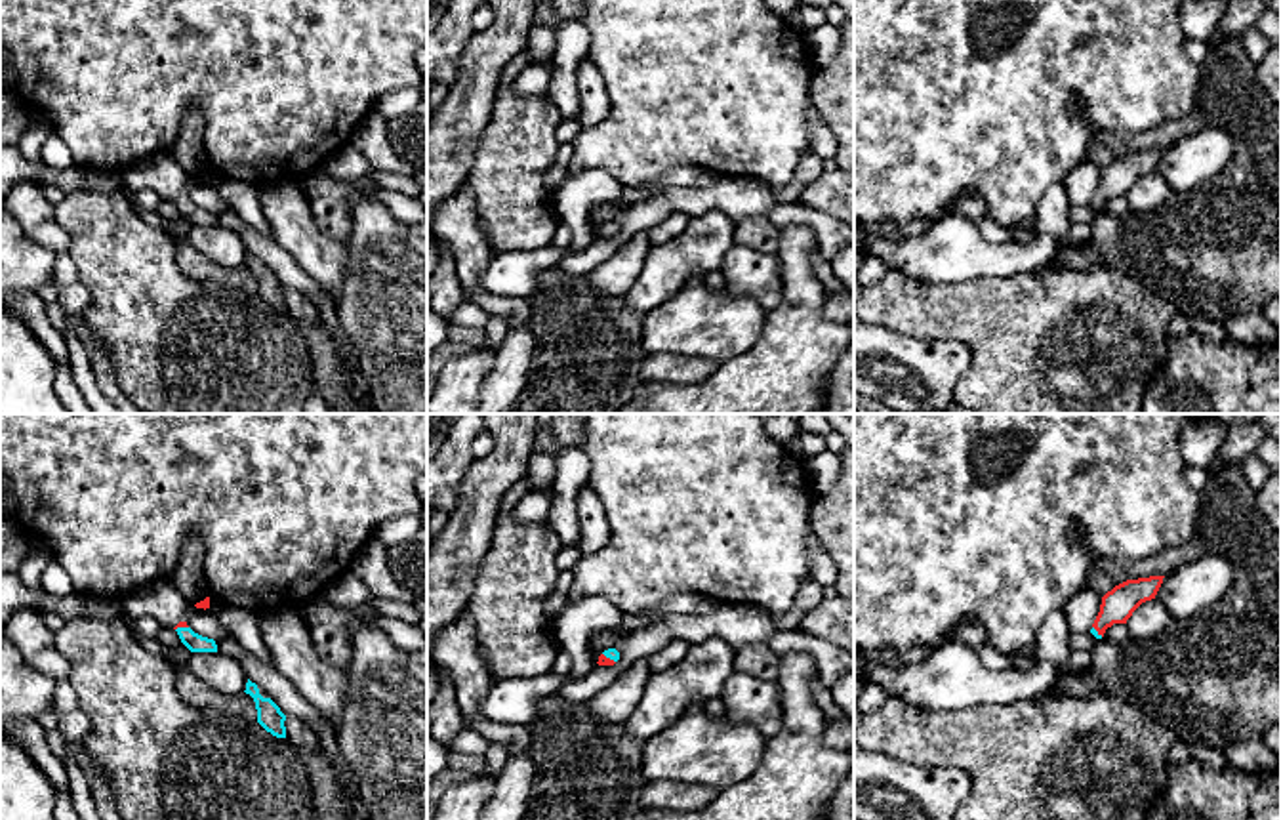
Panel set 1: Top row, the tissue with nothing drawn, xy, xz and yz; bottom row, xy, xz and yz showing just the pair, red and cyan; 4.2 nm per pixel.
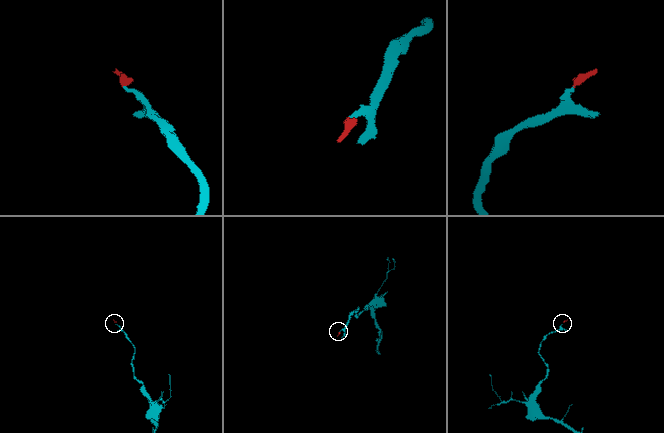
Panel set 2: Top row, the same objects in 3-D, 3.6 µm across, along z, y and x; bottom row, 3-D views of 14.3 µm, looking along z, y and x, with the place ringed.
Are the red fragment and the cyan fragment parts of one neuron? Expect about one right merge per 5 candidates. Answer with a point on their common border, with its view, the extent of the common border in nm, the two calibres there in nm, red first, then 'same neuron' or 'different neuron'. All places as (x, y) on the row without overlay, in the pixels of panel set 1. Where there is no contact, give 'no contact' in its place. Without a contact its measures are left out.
xy (182, 199) | 60 nm | 30/80 nm | same neuron

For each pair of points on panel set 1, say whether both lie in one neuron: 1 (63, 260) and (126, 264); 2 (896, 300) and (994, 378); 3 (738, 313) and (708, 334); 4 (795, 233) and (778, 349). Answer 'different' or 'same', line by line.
1: different
2: same
3: same
4: same

